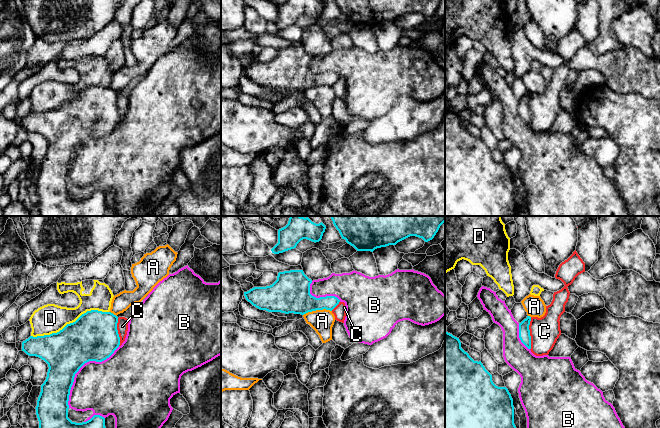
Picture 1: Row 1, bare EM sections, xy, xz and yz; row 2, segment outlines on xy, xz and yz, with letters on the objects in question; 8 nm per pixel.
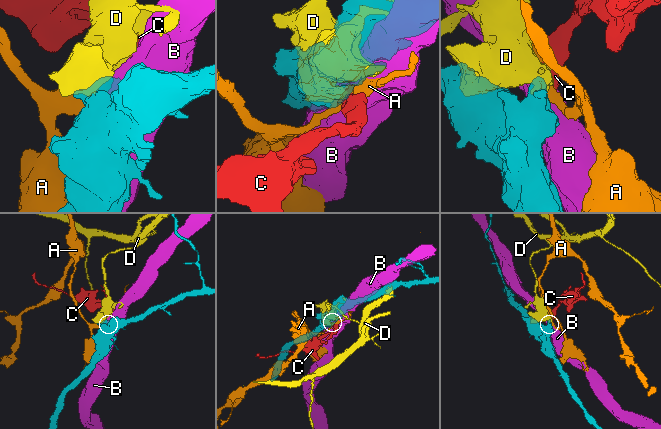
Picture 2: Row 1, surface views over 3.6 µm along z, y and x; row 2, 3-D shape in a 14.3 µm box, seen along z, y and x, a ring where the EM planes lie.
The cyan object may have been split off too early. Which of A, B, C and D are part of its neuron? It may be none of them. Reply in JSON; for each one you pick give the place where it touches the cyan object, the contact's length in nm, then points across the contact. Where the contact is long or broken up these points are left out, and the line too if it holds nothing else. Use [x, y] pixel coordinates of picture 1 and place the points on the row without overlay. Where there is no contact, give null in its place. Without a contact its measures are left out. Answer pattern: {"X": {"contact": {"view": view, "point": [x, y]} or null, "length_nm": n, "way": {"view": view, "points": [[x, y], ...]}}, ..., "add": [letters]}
{"add": []}

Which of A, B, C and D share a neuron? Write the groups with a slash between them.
A / B / C / D

